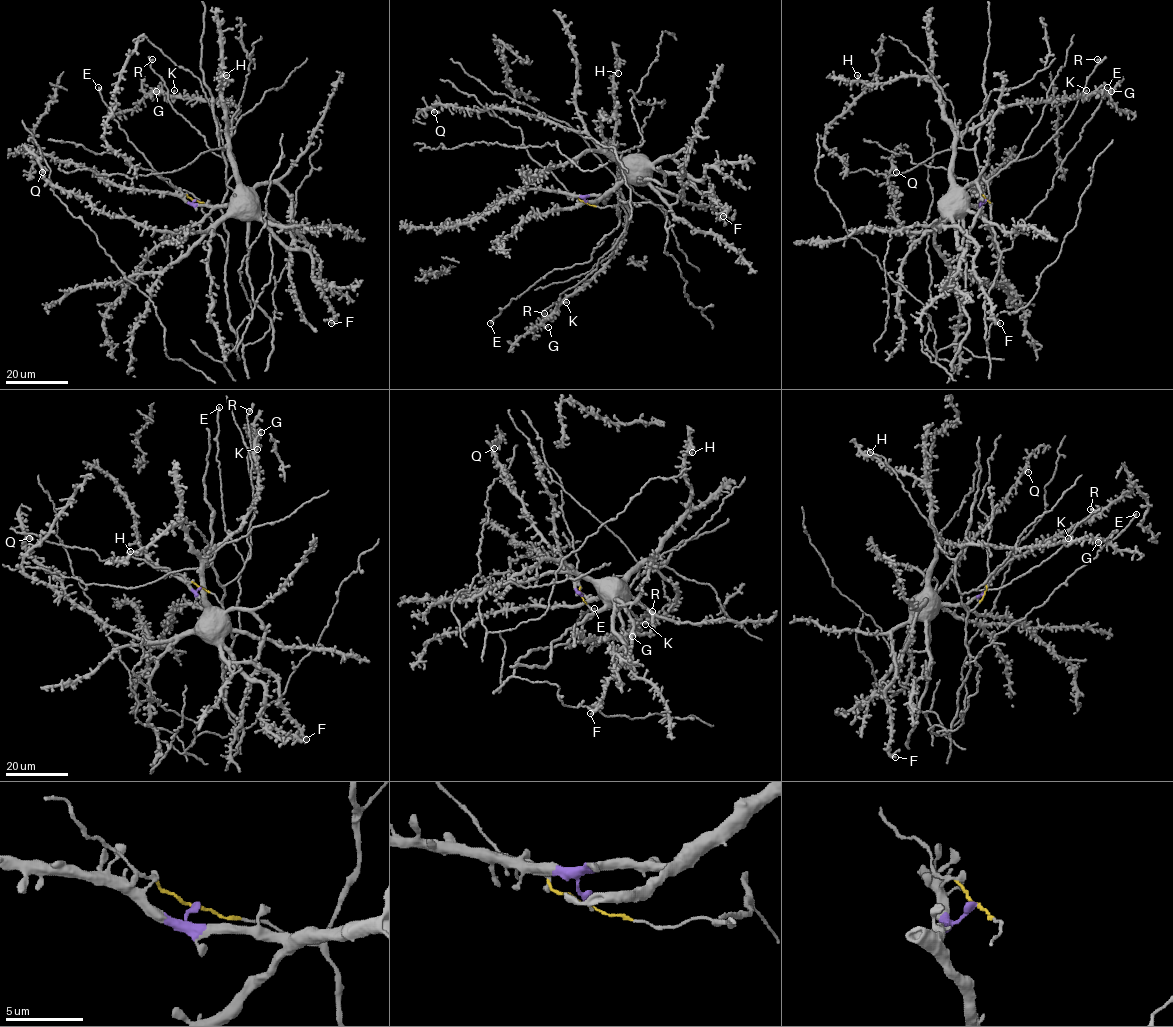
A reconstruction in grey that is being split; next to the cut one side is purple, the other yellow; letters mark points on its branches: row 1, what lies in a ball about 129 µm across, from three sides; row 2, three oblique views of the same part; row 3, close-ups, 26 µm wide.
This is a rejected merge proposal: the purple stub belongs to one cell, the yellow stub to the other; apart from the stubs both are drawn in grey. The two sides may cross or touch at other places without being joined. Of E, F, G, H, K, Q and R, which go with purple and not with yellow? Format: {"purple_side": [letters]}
{"purple_side": ["F", "G", "H", "K", "Q"]}

